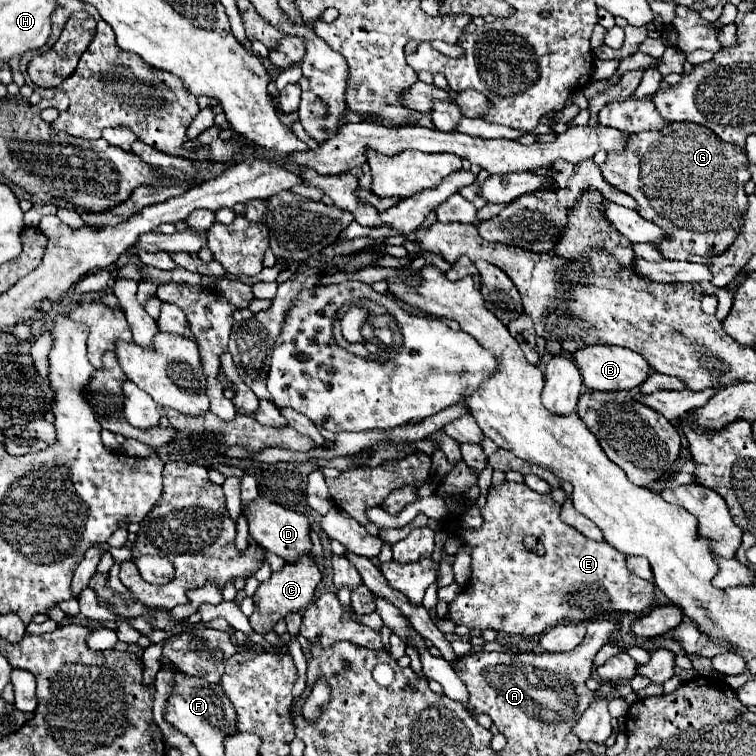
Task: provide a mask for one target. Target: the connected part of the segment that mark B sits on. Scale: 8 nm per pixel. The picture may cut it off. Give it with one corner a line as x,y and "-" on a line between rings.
595,345
595,347
575,351
573,359
583,375
583,383
591,391
631,391
643,385
651,373
651,367
649,363
645,363
645,357
633,353
631,349
623,349
623,347

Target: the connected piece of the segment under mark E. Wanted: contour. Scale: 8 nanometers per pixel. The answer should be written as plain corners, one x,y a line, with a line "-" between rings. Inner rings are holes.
503,481
503,483
491,483
491,487
487,489
487,503
485,507
481,507
481,517
483,517
483,527
479,529
467,529
461,525
461,521
451,521
451,517
461,517
461,515
449,515
447,519
441,521
441,531
455,531
457,537
469,547
469,553
471,553
471,579
467,583
467,589
463,589
459,593
459,597
449,603
449,619
455,623
455,625
465,625
469,631
473,629
479,629
479,631
487,631
487,629
493,629
493,631
503,631
503,633
517,633
517,635
529,635
529,637
535,637
535,635
541,635
543,631
559,625
559,623
579,623
579,621
593,621
597,617
605,617
605,613
635,613
635,615
641,615
643,611
647,611
655,601
657,601
657,595
655,595
655,585
641,579
641,577
635,577
627,565
625,565
625,555
617,549
613,549
609,543
601,541
591,541
587,539
585,535
581,535
577,529
565,525
561,521
561,505
557,501
551,499
551,495
541,495
541,493
535,493
533,489
529,489
527,485
519,485
519,483
511,483
511,481
-
525,535
535,535
543,547
545,547
545,555
543,557
537,557
533,551
527,551
525,545
523,545
523,539

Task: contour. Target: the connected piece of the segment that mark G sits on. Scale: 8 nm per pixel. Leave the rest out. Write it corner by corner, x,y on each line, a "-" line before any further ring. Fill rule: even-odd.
671,123
661,131
645,131
635,133
629,139
627,151
621,155
609,153
607,161
601,165
601,173
605,181
619,191
625,191
639,205
641,217
647,221
655,221
669,237
661,241
661,245
653,245
665,259
681,259
689,261
689,257
699,255
705,259
713,259
723,255
727,247
733,245
741,231
743,215
747,211
749,199
745,193
745,183
751,179
747,165
747,157
741,149
727,145
713,131
705,129
697,123

